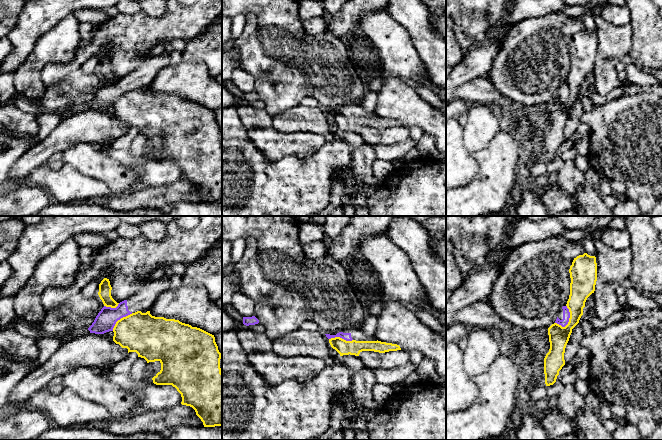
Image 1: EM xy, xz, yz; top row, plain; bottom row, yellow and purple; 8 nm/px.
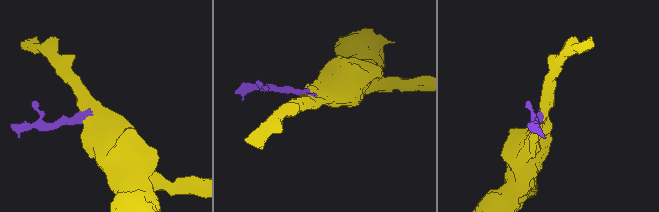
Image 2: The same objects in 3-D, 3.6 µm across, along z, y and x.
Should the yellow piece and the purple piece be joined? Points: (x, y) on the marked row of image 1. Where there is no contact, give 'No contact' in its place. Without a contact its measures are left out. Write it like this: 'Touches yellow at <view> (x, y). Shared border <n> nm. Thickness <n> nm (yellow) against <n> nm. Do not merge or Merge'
Touches yellow at yz (570, 317). Shared border 190 nm. Thickness 180 nm (yellow) against 60 nm. Do not merge

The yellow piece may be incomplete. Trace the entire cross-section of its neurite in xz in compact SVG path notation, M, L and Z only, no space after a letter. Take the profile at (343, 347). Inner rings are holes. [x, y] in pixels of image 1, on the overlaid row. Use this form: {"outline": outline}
{"outline": "M340 337L329 339L329 343L333 349L335 349L340 356L343 355L355 355L359 356L362 351L374 351L379 353L385 353L389 351L401 350L397 344L386 343L381 341L346 341Z"}

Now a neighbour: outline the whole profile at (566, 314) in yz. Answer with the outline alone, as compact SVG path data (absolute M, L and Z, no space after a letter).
M563 306L560 309L560 312L558 314L558 317L557 317L555 323L561 325L562 327L565 327L569 322L569 318L570 318L569 309L567 308L567 306Z

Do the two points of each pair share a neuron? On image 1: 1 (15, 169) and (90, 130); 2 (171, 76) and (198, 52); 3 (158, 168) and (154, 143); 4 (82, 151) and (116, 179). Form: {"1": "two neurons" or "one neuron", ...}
{"1": "one neuron", "2": "two neurons", "3": "two neurons", "4": "one neuron"}

